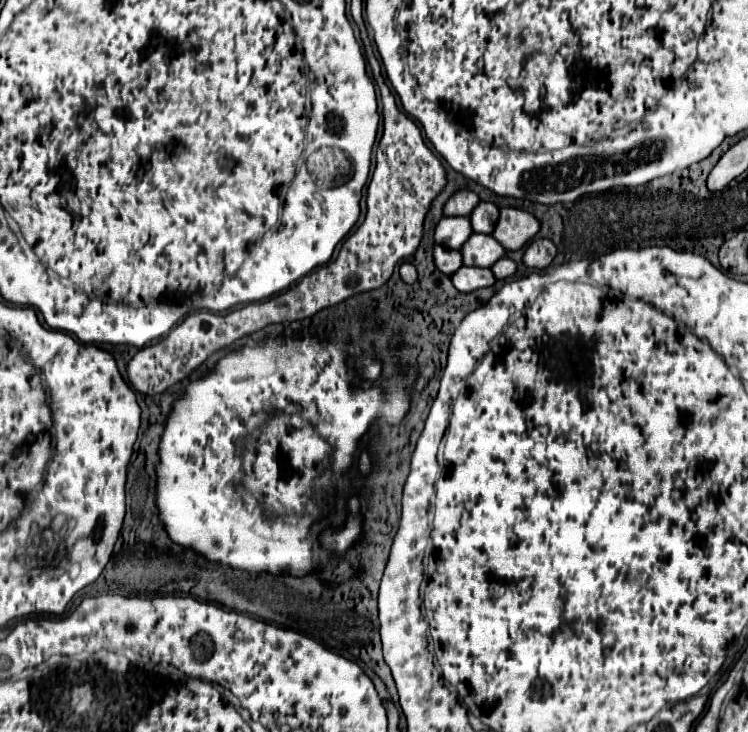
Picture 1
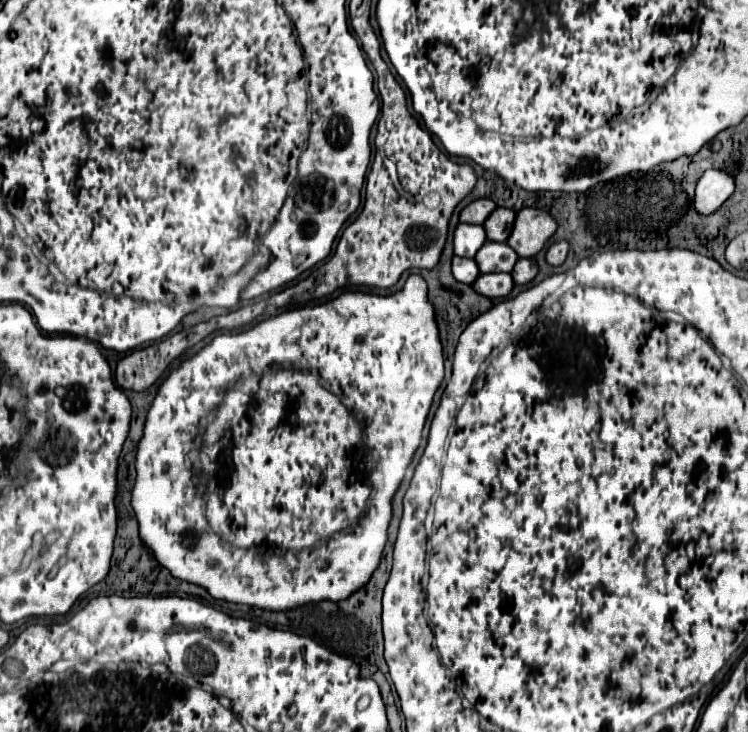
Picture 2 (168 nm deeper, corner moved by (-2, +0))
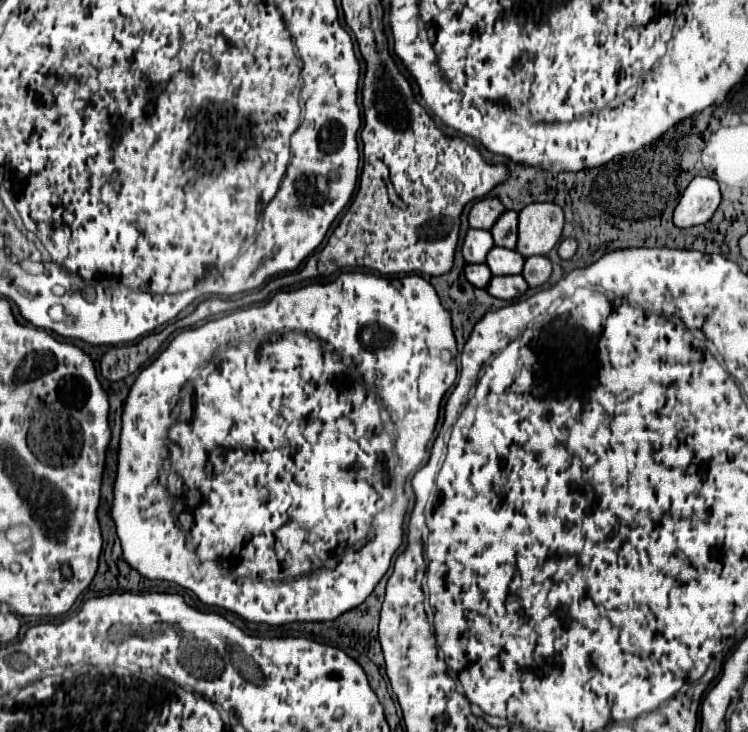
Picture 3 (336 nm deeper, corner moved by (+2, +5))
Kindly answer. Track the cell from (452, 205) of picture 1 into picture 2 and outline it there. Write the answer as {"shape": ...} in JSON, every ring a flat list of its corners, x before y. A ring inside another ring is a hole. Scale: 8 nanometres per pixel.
{"shape":[[476,199,470,205,466,205,460,213,460,223,474,223,474,225,484,225,486,217,496,209,496,203,490,199]]}

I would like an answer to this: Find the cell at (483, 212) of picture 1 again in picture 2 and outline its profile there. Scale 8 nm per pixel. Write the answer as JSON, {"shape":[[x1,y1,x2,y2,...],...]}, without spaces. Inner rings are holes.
{"shape":[[498,207,484,223,488,239,498,241,498,243,506,243,506,239,510,237,510,227,514,227,514,215,516,213,512,209]]}

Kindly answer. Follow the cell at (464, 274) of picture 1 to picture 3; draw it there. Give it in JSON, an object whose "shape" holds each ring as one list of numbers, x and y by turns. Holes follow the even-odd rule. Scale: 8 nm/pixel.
{"shape":[[492,276,492,280,486,286,486,292,494,298,512,300,518,294,522,294,526,288,528,284,522,276]]}

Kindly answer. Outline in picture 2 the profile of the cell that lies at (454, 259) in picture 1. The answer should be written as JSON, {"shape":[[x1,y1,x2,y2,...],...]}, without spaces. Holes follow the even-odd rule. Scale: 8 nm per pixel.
{"shape":[[454,257,452,259,452,273,460,283,472,285,474,279,478,279,480,271,474,259,462,259,462,257]]}

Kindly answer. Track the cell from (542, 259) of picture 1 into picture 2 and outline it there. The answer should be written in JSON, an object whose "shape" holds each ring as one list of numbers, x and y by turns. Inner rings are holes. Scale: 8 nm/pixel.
{"shape":[[558,241,558,243,554,243,554,245,548,247,546,261,550,265,562,265,564,259,566,259,566,255,568,255,568,243,566,241]]}

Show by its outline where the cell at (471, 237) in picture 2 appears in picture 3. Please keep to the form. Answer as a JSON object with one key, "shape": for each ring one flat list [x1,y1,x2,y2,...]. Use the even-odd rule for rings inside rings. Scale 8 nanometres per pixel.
{"shape":[[468,228,462,242,462,256,468,264,480,264,486,260,486,254,492,246,494,246,494,240,488,230]]}

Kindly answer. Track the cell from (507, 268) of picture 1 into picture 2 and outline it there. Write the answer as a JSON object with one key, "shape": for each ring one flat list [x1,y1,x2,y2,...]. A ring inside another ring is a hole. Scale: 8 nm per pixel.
{"shape":[[518,259,512,277,518,285,526,285,530,283,534,277,538,275,538,263,534,259]]}

